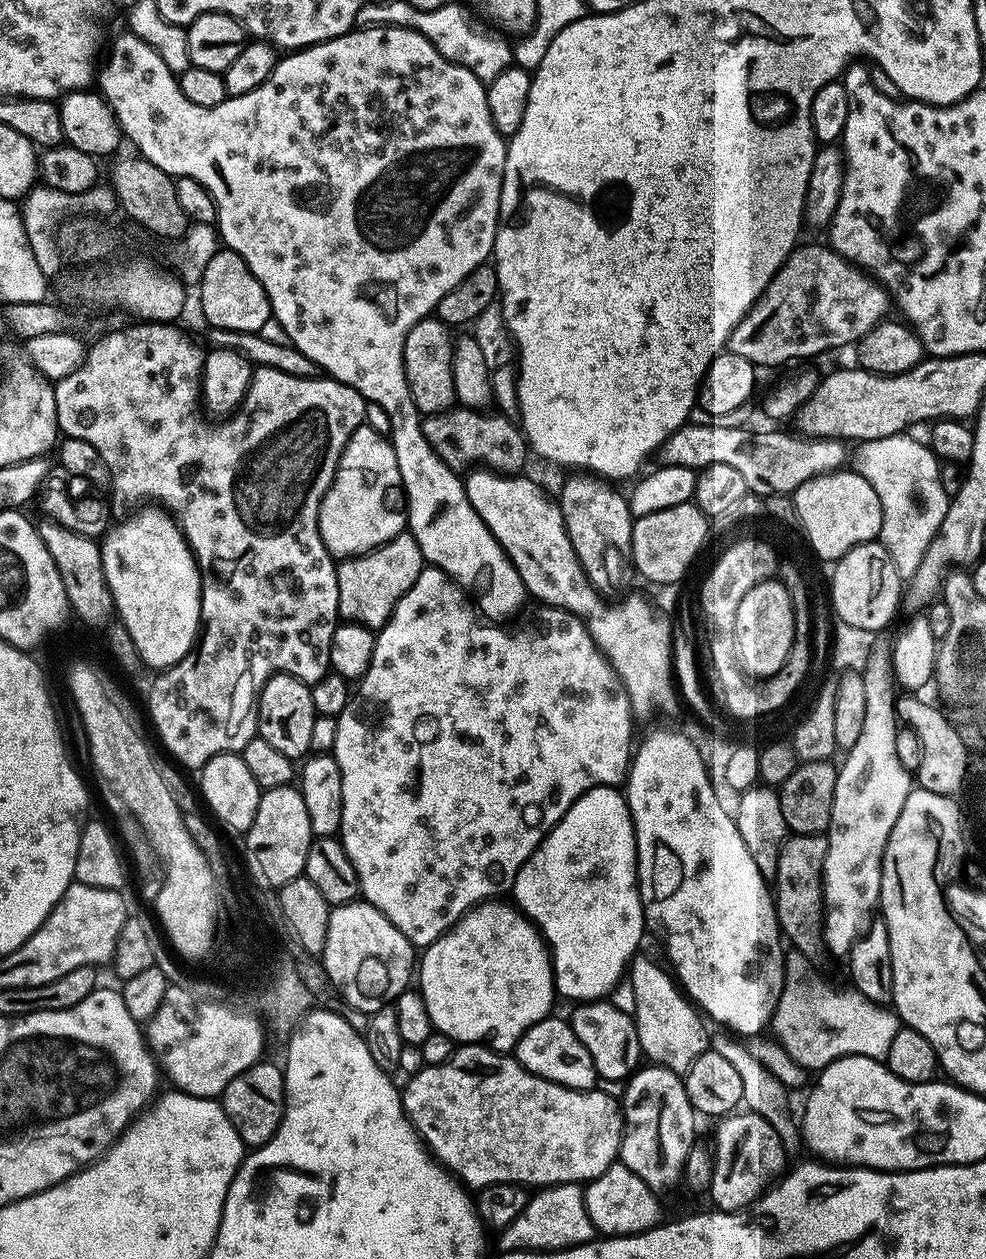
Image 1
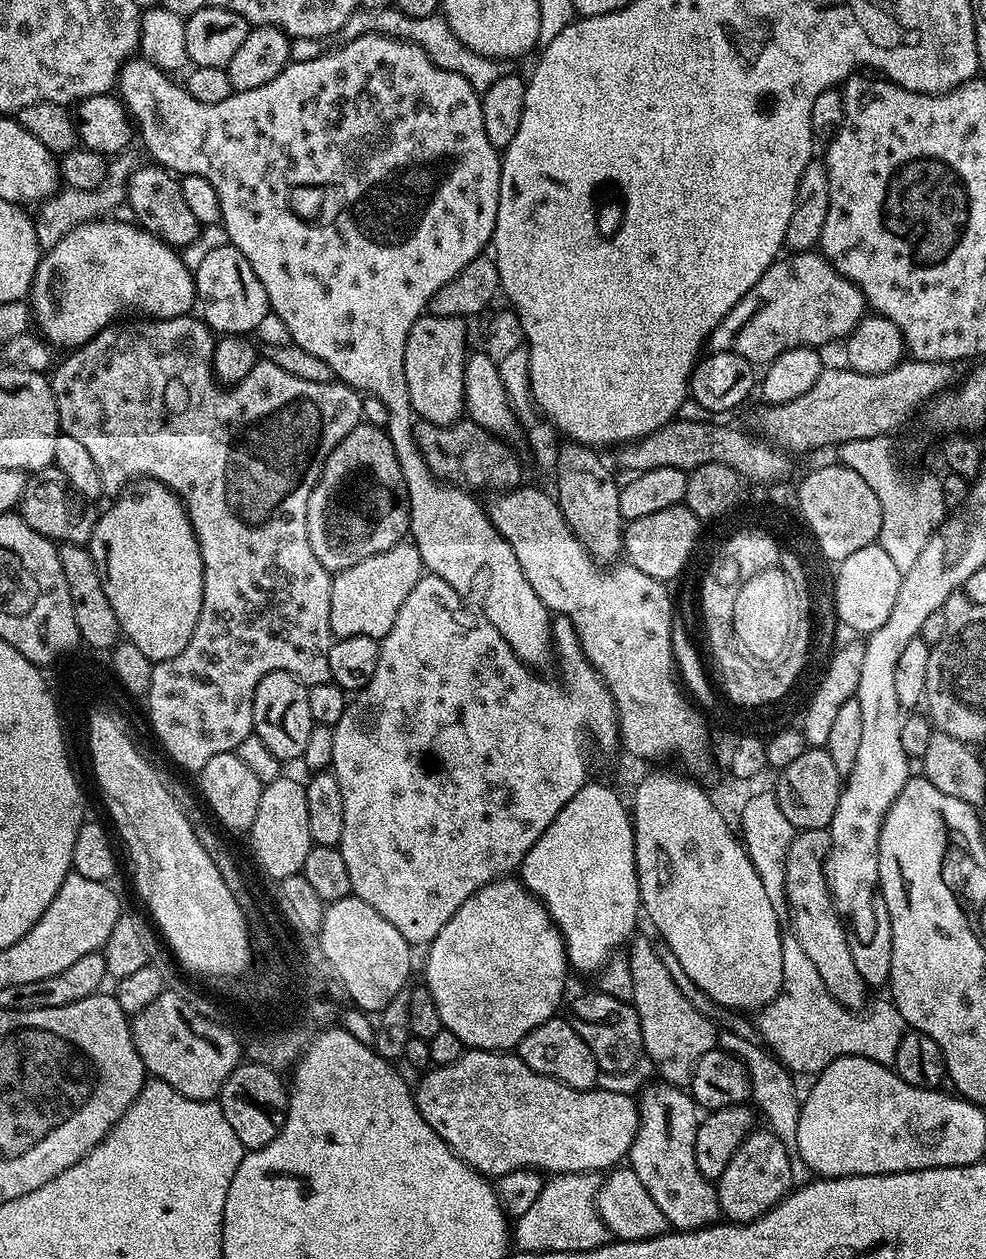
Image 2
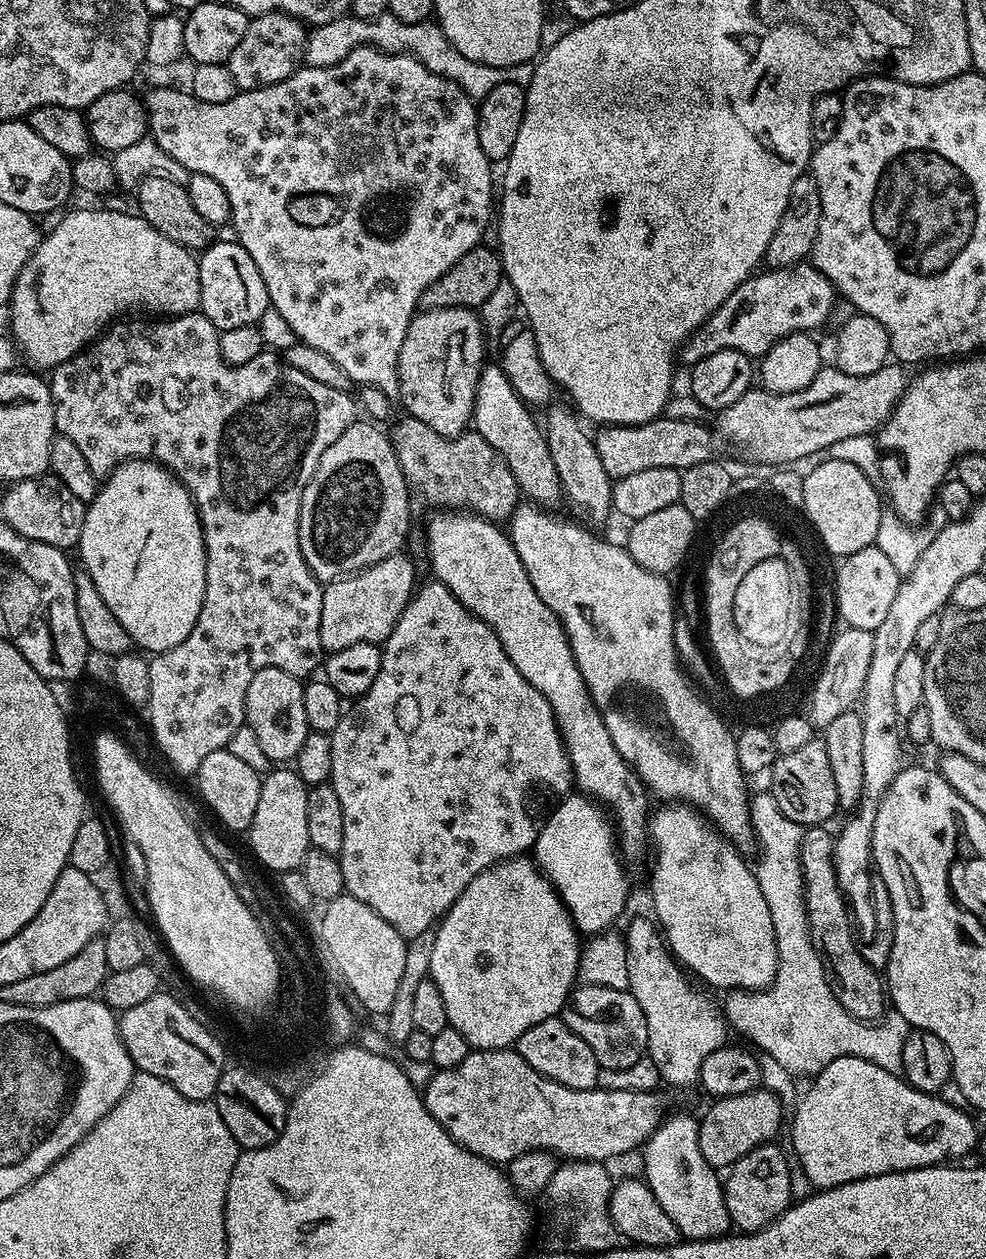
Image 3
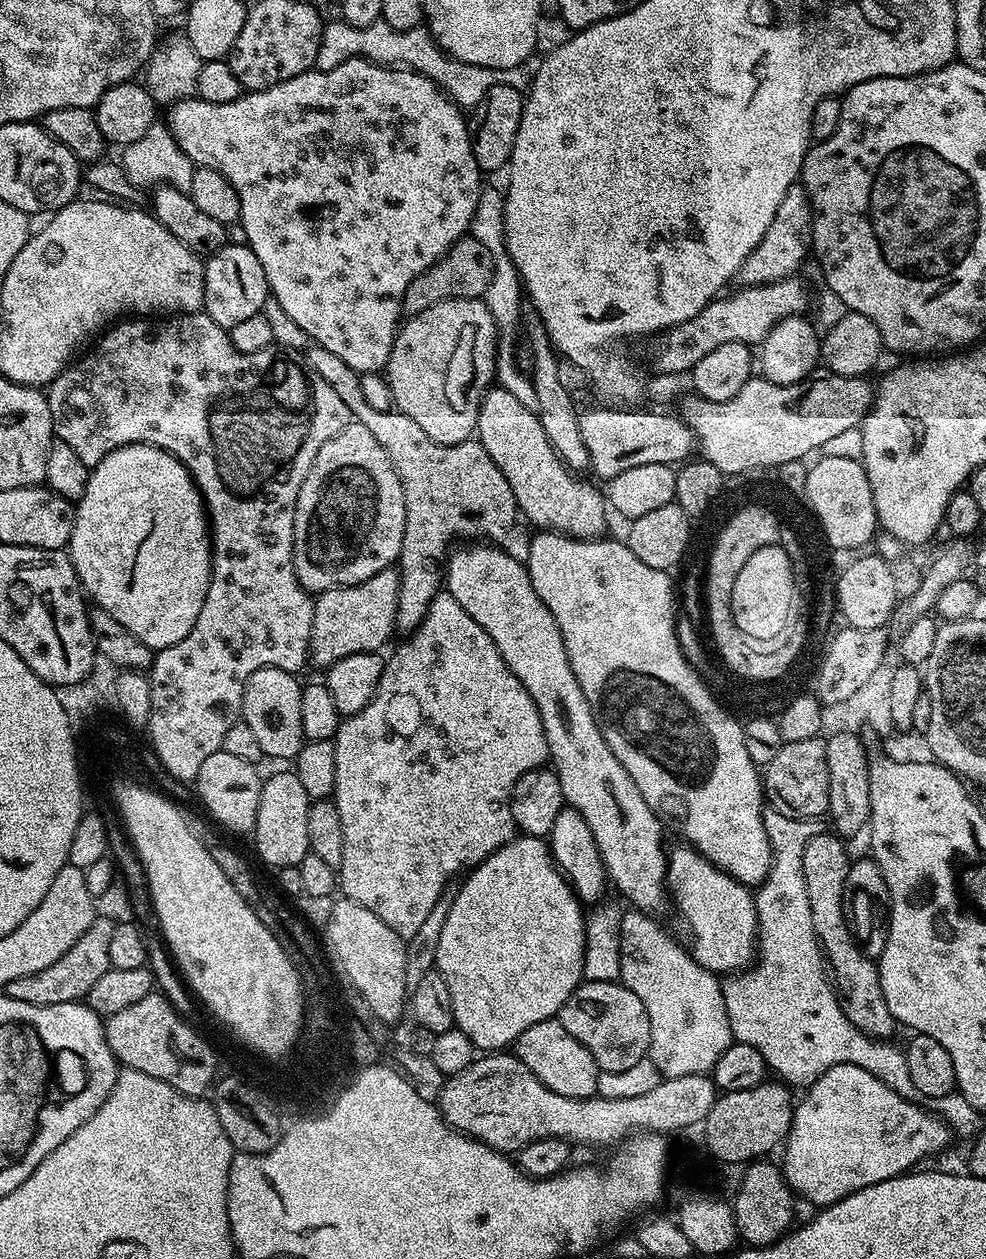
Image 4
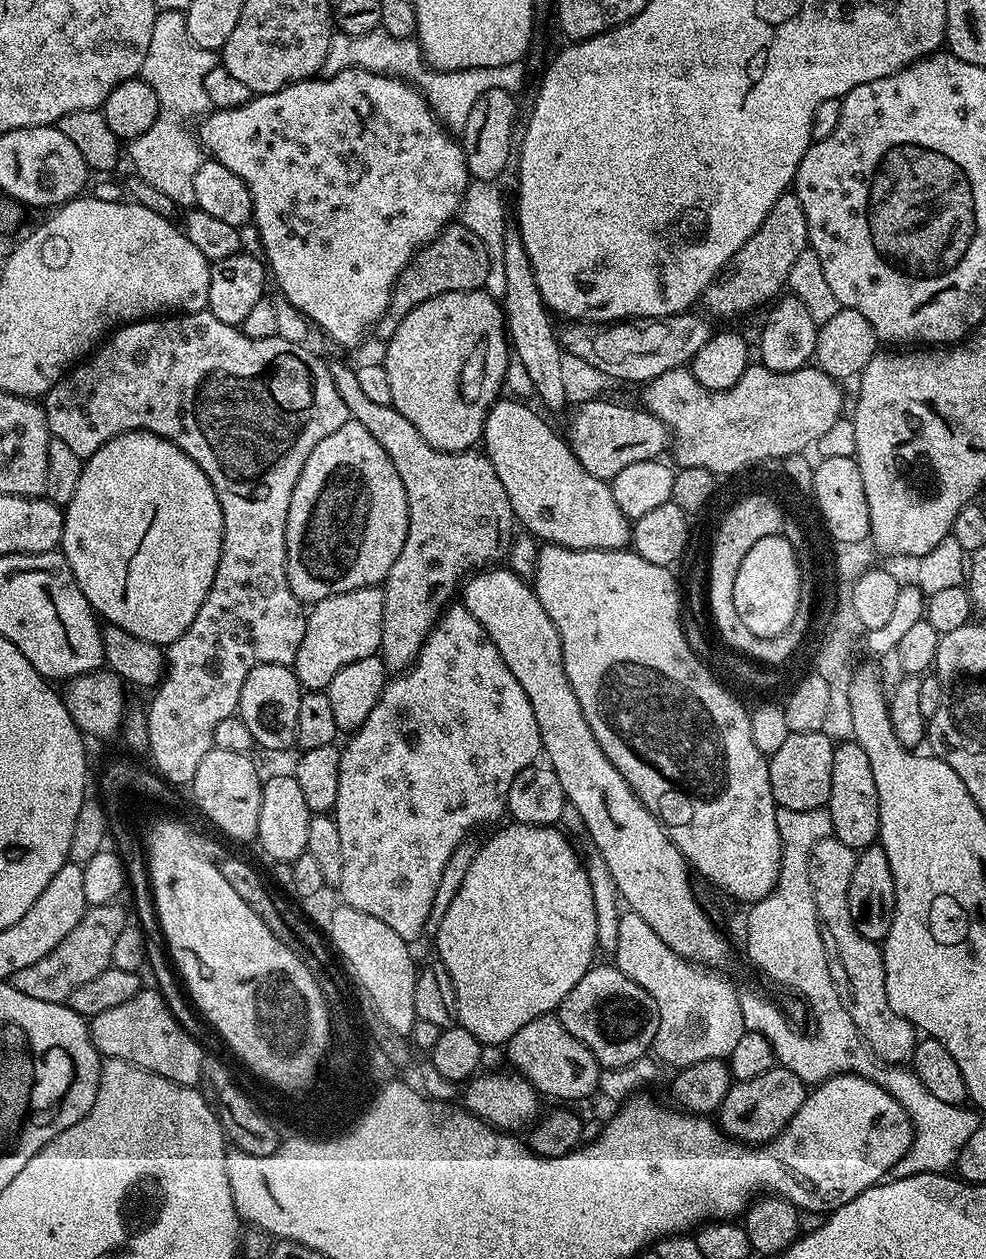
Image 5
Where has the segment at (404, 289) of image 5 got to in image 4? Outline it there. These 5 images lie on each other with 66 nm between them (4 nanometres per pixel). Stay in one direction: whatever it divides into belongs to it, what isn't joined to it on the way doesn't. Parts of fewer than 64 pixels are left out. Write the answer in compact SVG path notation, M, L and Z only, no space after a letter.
M472 235L463 236L439 262L432 264L406 290L404 295L404 312L408 316L417 316L422 310L430 310L438 302L446 302L454 298L483 298L486 286L490 286L490 278L494 278L494 258L490 258L490 250L482 246Z

